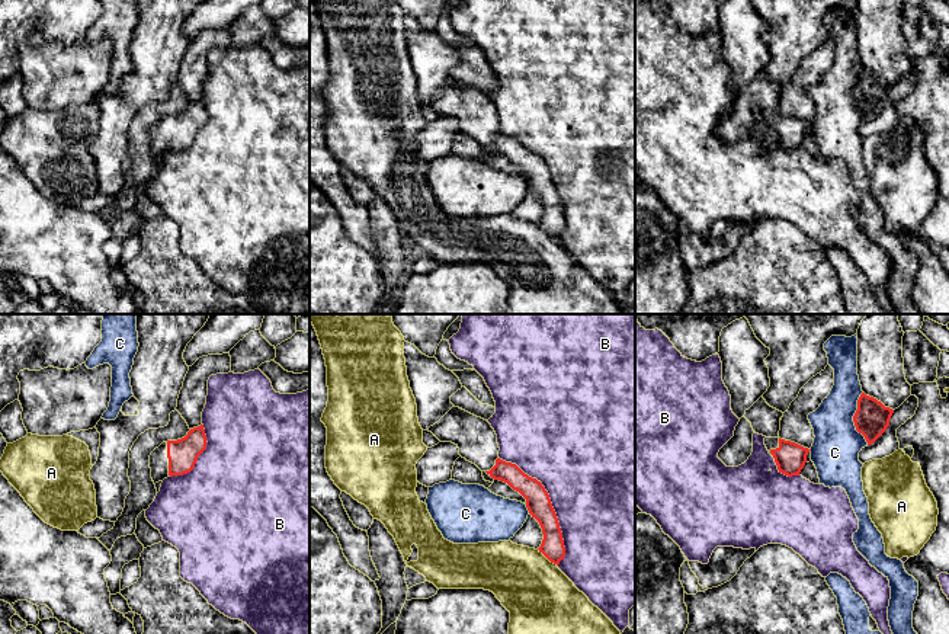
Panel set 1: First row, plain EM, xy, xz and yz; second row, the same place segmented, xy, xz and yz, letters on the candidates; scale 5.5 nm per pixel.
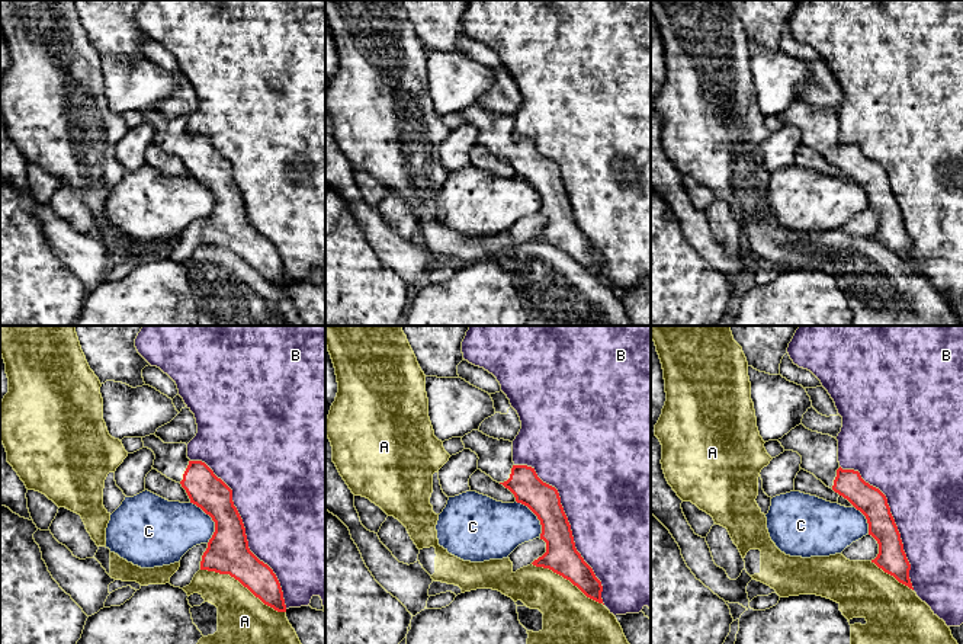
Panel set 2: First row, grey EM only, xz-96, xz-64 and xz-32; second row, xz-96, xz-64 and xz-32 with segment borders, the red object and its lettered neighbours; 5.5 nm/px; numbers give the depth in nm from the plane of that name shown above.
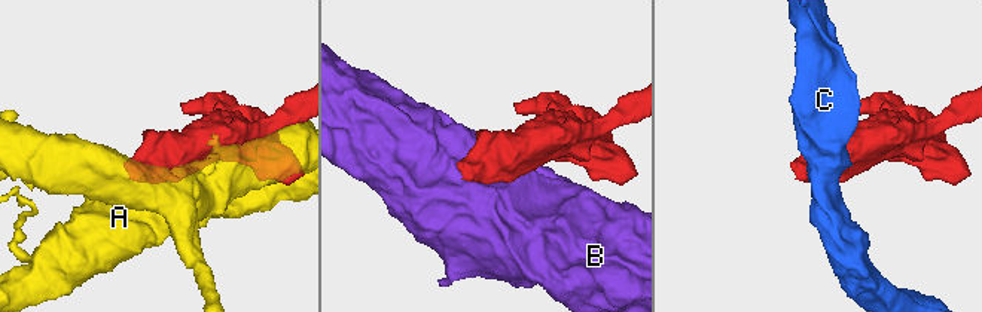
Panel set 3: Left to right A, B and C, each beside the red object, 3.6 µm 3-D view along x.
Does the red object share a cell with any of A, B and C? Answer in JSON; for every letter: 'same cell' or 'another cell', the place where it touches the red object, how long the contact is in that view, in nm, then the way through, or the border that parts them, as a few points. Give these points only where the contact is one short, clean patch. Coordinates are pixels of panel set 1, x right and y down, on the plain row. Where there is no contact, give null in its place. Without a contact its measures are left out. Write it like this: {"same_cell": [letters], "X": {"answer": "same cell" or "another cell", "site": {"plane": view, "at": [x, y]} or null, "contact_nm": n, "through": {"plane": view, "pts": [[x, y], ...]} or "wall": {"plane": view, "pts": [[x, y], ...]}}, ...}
{"same_cell": [], "A": {"answer": "another cell", "site": {"plane": "xz", "at": [548, 233]}, "contact_nm": 150}, "B": {"answer": "another cell", "site": {"plane": "xz", "at": [551, 178]}, "contact_nm": 700}, "C": {"answer": "another cell", "site": {"plane": "yz", "at": [853, 92]}, "contact_nm": 300}}

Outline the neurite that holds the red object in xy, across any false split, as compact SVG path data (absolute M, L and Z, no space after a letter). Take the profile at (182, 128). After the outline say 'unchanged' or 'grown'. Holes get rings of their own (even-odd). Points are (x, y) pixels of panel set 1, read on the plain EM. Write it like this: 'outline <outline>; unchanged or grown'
outline M203 99L190 103L182 113L163 116L150 129L154 158L167 151L190 147L206 118Z; grown

